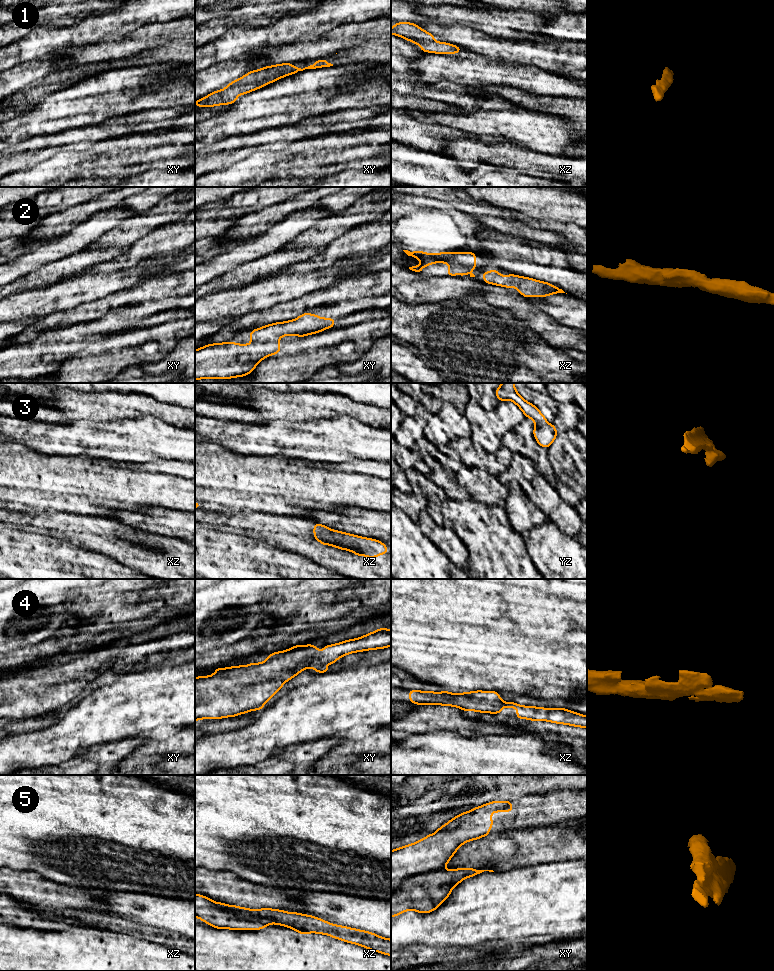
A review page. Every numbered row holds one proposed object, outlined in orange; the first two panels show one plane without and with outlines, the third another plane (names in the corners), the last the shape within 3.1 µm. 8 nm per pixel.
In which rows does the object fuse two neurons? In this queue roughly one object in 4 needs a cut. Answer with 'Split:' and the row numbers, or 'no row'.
Split: 3, 5

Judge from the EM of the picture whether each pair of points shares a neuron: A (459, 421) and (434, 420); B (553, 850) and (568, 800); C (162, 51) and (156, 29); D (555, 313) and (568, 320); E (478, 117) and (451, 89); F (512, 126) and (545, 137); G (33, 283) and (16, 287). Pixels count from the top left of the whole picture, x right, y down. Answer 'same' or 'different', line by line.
A: same
B: different
C: different
D: same
E: different
F: same
G: same

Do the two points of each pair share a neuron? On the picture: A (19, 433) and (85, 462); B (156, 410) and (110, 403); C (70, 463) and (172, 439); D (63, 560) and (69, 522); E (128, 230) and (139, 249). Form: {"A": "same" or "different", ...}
{"A": "different", "B": "same", "C": "different", "D": "different", "E": "different"}

